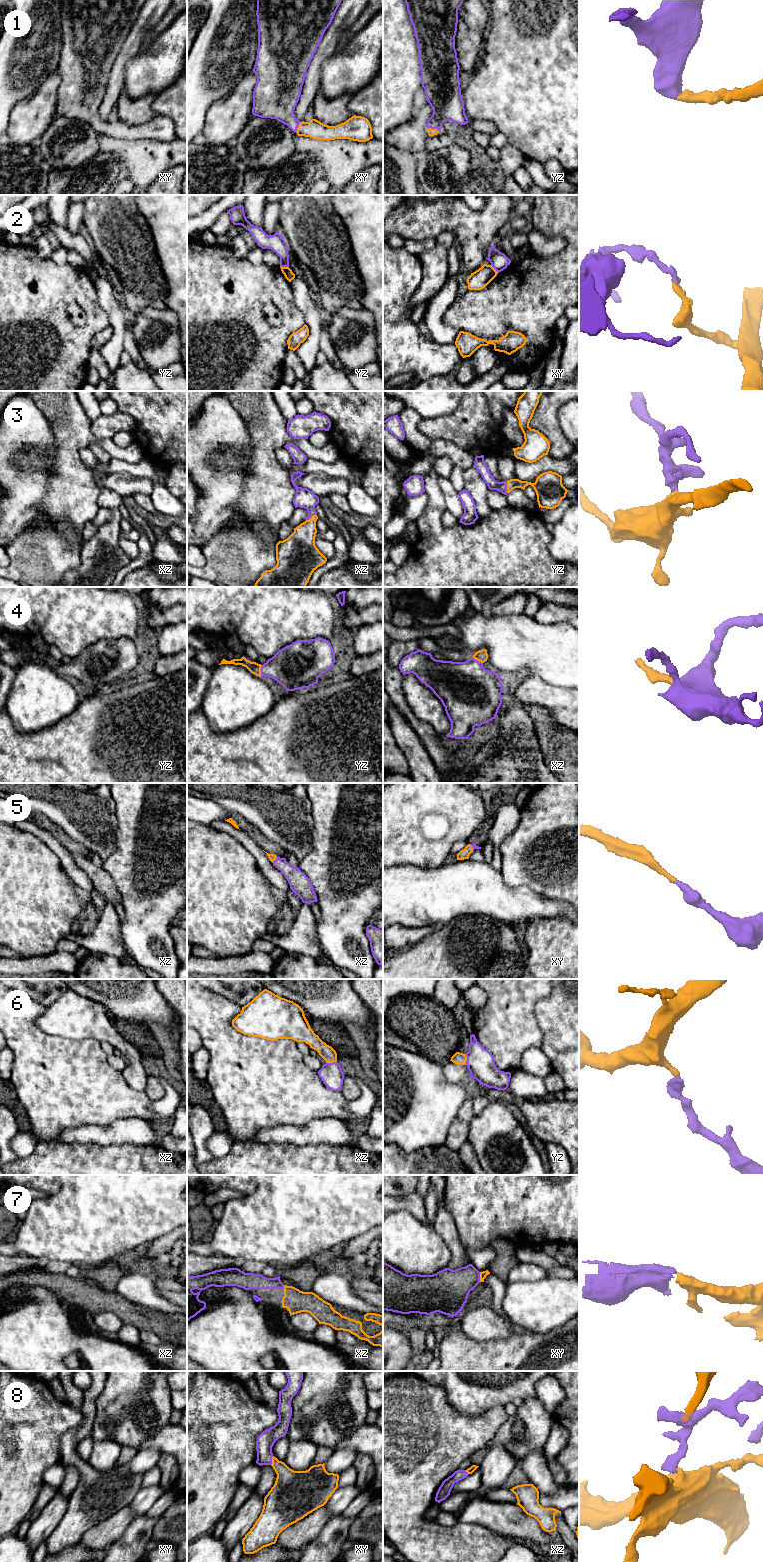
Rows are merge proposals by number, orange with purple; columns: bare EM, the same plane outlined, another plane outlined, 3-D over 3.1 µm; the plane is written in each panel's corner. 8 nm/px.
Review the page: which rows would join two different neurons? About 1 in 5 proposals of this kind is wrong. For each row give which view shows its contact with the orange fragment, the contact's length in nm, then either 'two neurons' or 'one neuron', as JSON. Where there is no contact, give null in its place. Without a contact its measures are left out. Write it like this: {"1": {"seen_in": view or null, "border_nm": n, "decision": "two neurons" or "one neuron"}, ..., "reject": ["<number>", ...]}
{"1": {"seen_in": "yz", "border_nm": 110, "decision": "one neuron"}, "2": {"seen_in": "yz", "border_nm": 70, "decision": "two neurons"}, "3": {"seen_in": "yz", "border_nm": 100, "decision": "one neuron"}, "4": {"seen_in": "yz", "border_nm": 100, "decision": "one neuron"}, "5": {"seen_in": "xz", "border_nm": 60, "decision": "one neuron"}, "6": {"seen_in": "xz", "border_nm": 90, "decision": "one neuron"}, "7": {"seen_in": "xy", "border_nm": 80, "decision": "one neuron"}, "8": {"seen_in": "xy", "border_nm": 80, "decision": "one neuron"}, "reject": ["2"]}

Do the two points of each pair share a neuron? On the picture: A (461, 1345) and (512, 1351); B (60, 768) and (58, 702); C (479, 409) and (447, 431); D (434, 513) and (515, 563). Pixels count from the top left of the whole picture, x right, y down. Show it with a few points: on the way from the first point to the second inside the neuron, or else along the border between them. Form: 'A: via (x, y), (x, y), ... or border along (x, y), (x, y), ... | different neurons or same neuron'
A: via (474, 1351), (499, 1351) | same neuron
B: border along (77, 706), (70, 714), (54, 725), (37, 730) | different neurons
C: via (471, 417), (461, 427), (455, 427) | same neuron
D: via (446, 536), (473, 563), (492, 563) | same neuron

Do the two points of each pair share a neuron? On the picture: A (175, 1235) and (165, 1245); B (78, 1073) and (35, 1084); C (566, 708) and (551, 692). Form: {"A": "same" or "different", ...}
{"A": "same", "B": "same", "C": "same"}

